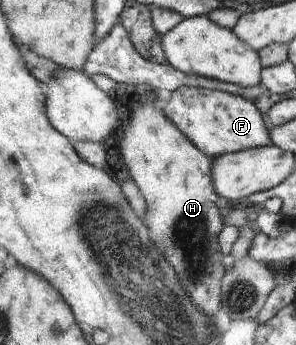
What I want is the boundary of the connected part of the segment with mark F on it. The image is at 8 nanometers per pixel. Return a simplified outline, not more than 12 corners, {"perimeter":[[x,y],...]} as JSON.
{"perimeter":[[184,86],[163,110],[214,159],[274,144],[257,102]]}

